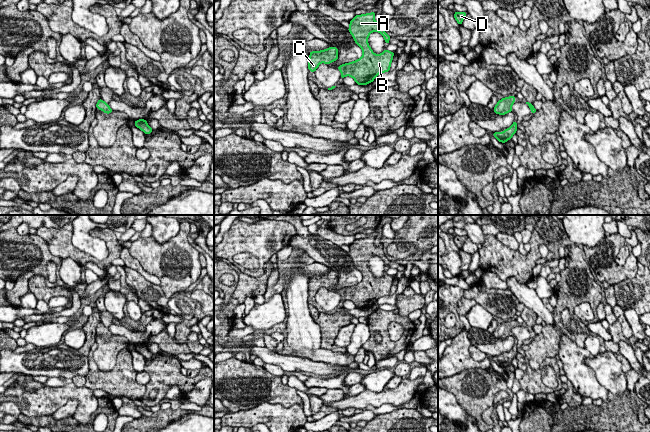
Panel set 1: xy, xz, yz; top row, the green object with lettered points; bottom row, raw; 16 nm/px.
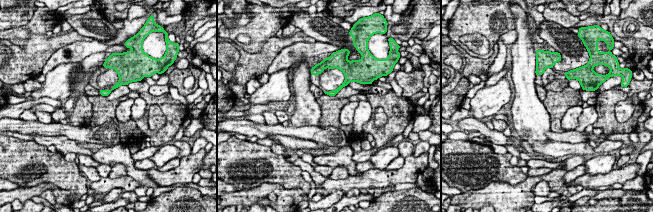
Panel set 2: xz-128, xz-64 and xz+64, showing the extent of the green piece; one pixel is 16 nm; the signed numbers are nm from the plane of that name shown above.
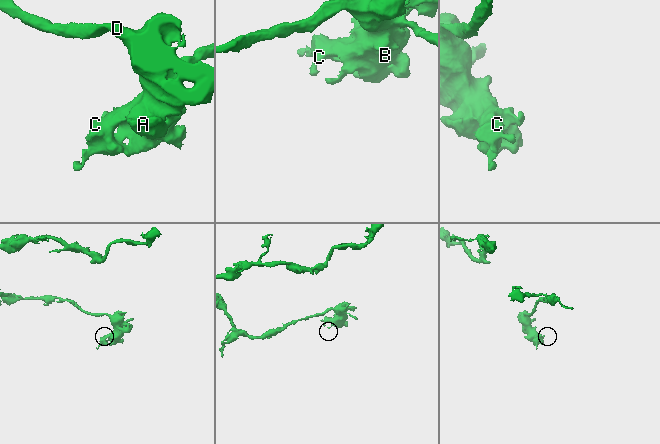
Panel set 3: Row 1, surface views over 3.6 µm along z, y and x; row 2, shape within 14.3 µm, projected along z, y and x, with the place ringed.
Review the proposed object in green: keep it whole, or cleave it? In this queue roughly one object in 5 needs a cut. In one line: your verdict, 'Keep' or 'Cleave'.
Keep

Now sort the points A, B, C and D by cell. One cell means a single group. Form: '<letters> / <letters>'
A B C D

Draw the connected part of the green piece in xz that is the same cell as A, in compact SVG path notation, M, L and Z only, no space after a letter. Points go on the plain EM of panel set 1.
M374 236L356 239L349 246L348 255L356 269L362 273L362 281L337 291L341 296L341 303L350 300L356 308L367 309L373 306L377 299L390 294L395 276L384 273L381 278L375 278L368 268L368 261L372 256L379 256L384 261L386 268L389 268L391 262L385 257L383 245L380 243L379 246L376 246L375 240Z

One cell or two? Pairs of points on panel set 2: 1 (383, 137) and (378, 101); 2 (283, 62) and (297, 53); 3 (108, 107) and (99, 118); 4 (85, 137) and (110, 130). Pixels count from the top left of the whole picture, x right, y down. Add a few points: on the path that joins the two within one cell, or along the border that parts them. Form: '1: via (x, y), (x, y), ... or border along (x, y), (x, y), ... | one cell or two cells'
1: via (391, 128), (391, 115), (387, 108) | one cell
2: via (286, 59), (294, 53) | one cell
3: via (105, 110), (101, 115) | one cell
4: via (91, 134), (104, 134) | one cell

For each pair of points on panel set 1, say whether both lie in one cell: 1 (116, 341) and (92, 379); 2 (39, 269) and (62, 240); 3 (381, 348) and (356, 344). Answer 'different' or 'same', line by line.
1: different
2: different
3: different

